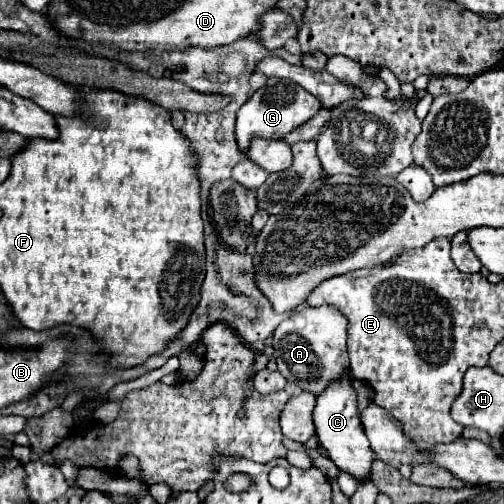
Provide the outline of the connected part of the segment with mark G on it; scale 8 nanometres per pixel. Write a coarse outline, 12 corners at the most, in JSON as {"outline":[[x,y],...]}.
{"outline":[[267,78],[237,112],[237,146],[285,138],[321,102],[293,80]]}

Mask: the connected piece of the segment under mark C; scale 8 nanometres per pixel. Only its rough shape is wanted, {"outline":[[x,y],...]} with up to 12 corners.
{"outline":[[349,376],[317,396],[319,444],[341,472],[369,480],[375,454]]}

